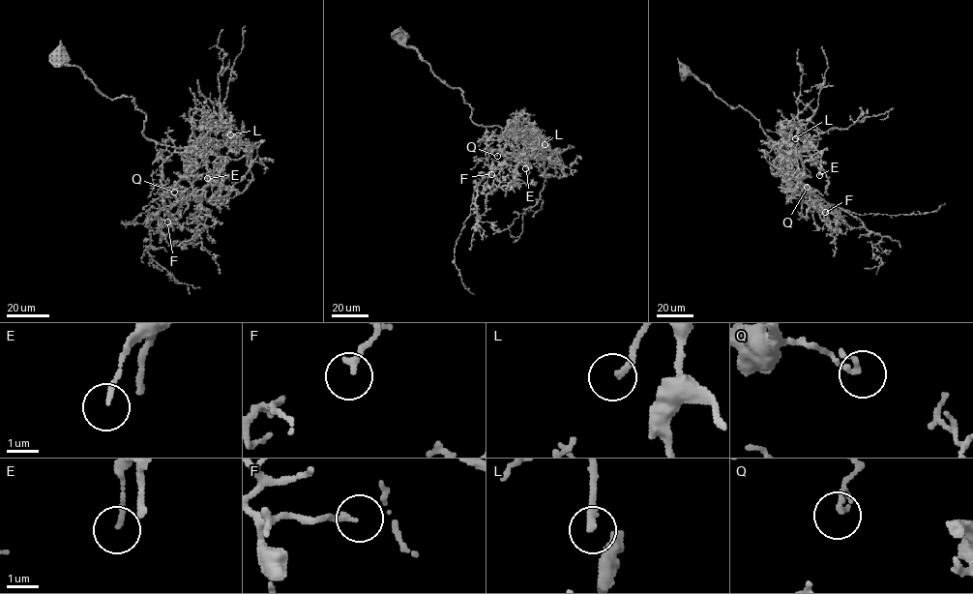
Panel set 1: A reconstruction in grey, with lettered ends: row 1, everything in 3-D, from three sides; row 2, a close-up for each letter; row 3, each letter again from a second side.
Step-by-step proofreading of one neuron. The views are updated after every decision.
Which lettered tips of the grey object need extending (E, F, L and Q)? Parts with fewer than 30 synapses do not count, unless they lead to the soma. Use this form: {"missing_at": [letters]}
{"missing_at": ["L"]}

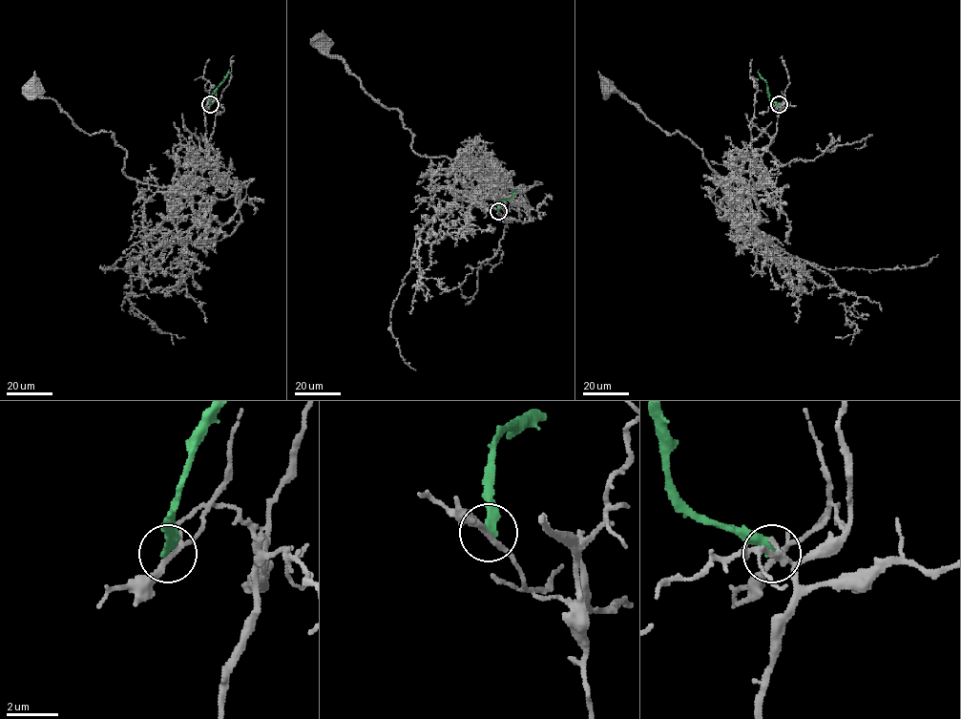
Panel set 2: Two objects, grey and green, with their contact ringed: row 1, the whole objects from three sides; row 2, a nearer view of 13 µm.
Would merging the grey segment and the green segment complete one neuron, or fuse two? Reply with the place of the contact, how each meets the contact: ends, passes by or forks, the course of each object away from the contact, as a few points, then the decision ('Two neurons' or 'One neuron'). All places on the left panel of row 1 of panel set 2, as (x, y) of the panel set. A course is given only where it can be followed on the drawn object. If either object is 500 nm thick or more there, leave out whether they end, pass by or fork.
Place: (210, 104). At the ring grey passes by. At the ring green ends. Course of grey: (210, 105), (218, 102), (206, 163), (158, 186), (123, 171), (126, 151), (112, 132), (85, 133), (31, 88). Course of green: (210, 104), (213, 93), (229, 70). Two neurons

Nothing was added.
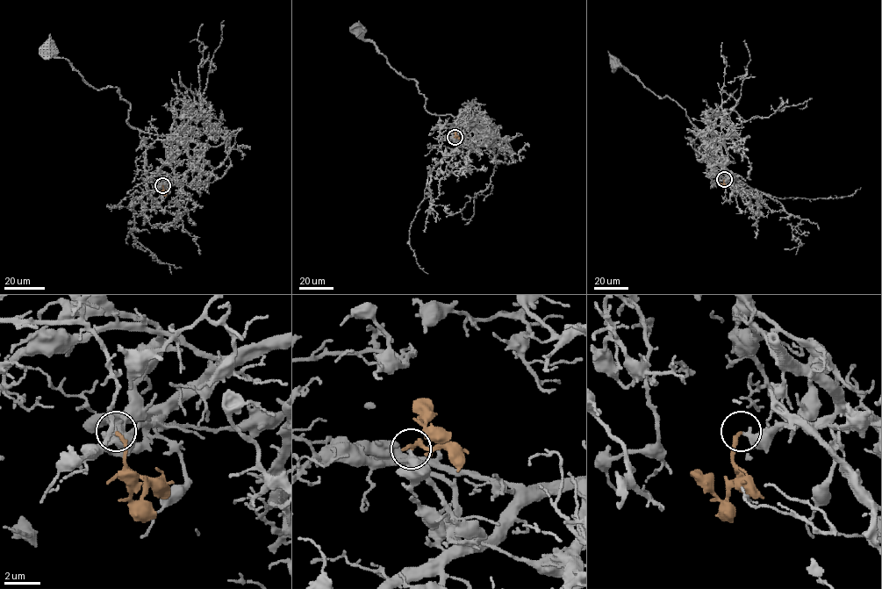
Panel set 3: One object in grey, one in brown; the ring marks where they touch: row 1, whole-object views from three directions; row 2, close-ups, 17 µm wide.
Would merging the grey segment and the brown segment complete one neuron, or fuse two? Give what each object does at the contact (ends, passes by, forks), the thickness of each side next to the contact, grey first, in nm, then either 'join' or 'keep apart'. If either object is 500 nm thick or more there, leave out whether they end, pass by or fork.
grey passes by | brown ends | 240/220 nm | join

